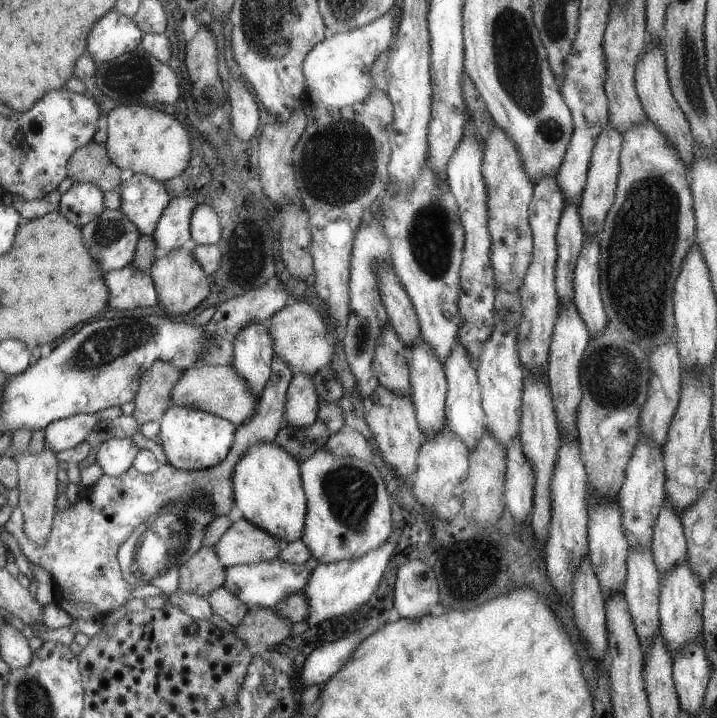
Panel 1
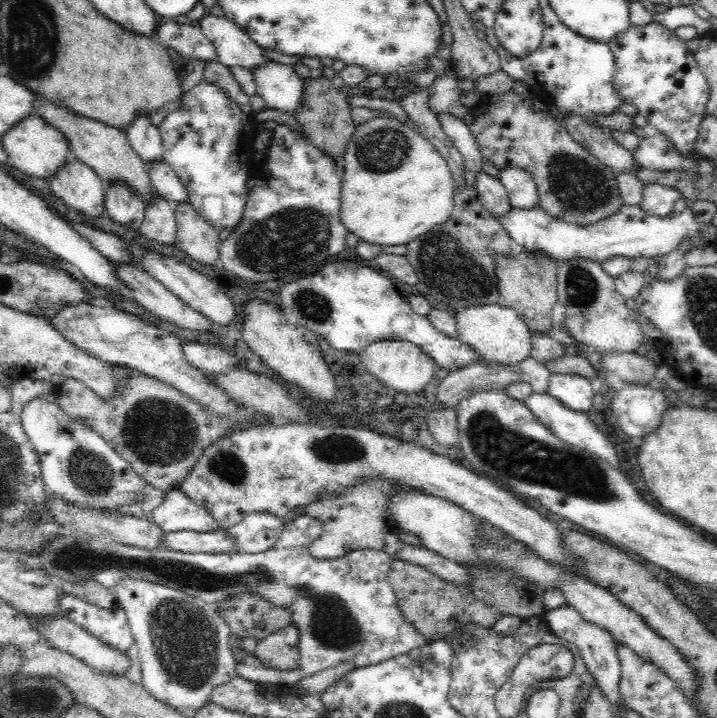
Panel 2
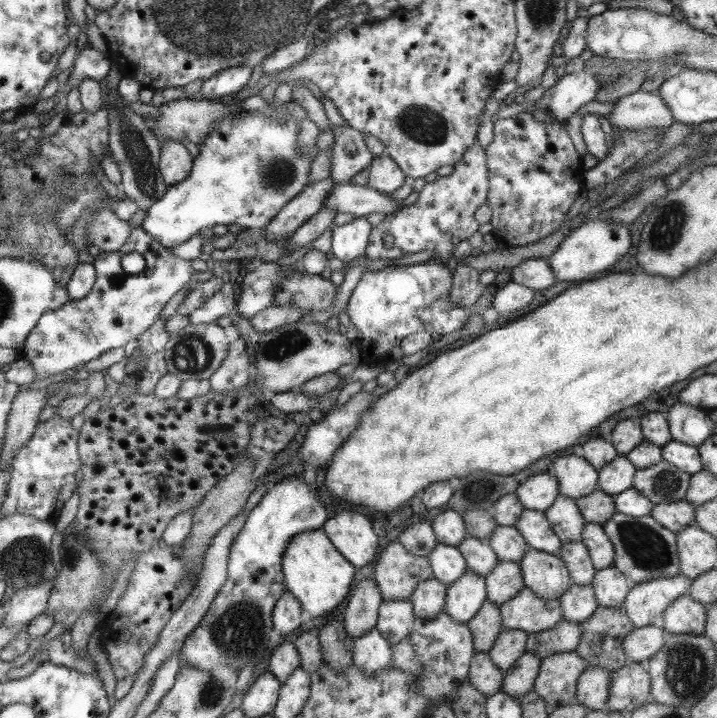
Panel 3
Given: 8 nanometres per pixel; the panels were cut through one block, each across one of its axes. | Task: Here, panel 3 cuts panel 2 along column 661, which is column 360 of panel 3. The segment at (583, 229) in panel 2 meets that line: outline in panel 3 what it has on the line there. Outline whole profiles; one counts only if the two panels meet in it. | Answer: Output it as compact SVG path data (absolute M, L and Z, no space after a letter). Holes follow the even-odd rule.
M357 216L343 226L333 226L329 258L337 258L341 262L363 258L365 248L369 246L369 234L371 234L371 224L363 216Z

